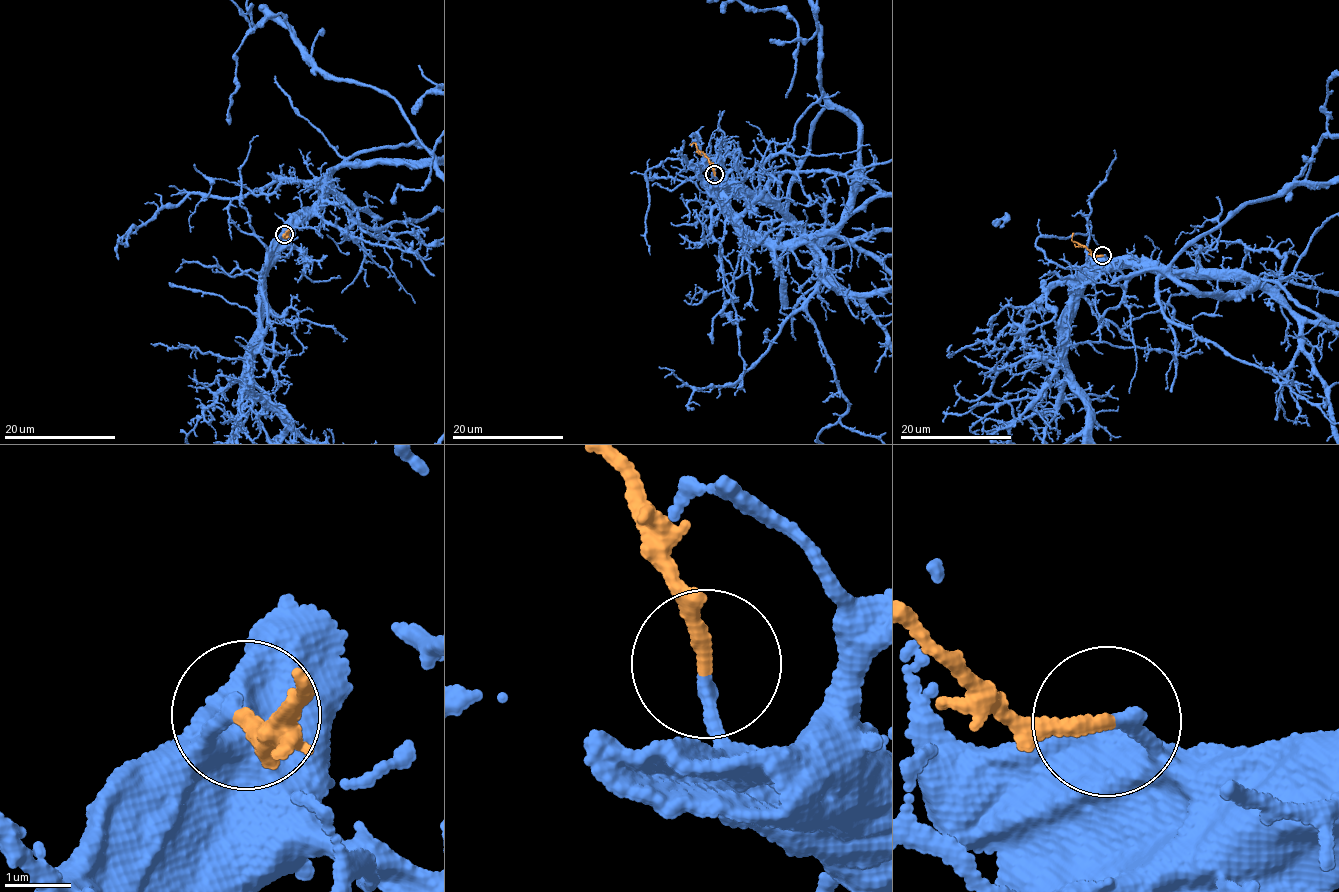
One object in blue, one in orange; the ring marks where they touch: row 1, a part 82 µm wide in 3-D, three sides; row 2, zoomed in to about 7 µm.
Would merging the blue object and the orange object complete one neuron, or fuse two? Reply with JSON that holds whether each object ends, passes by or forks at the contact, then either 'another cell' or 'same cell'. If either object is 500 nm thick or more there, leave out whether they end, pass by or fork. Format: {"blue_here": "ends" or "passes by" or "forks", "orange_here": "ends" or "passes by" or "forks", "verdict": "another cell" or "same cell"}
{"blue_here": "ends", "orange_here": "ends", "verdict": "same cell"}

